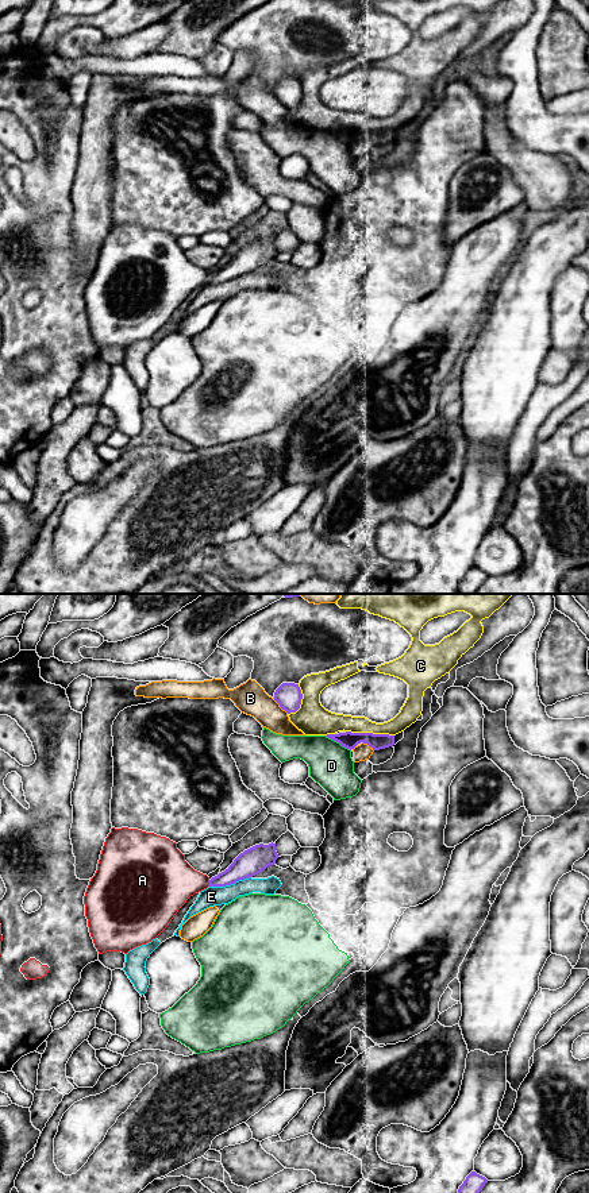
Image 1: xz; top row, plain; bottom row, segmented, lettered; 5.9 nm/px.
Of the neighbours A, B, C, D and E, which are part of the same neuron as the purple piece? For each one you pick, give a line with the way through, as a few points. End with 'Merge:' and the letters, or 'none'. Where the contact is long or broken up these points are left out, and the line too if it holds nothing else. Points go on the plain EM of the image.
A: Path across: xz (246, 259), (233, 270), (210, 278), (168, 275)
Merge: A

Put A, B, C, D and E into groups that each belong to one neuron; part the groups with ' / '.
A / B / C / D / E

